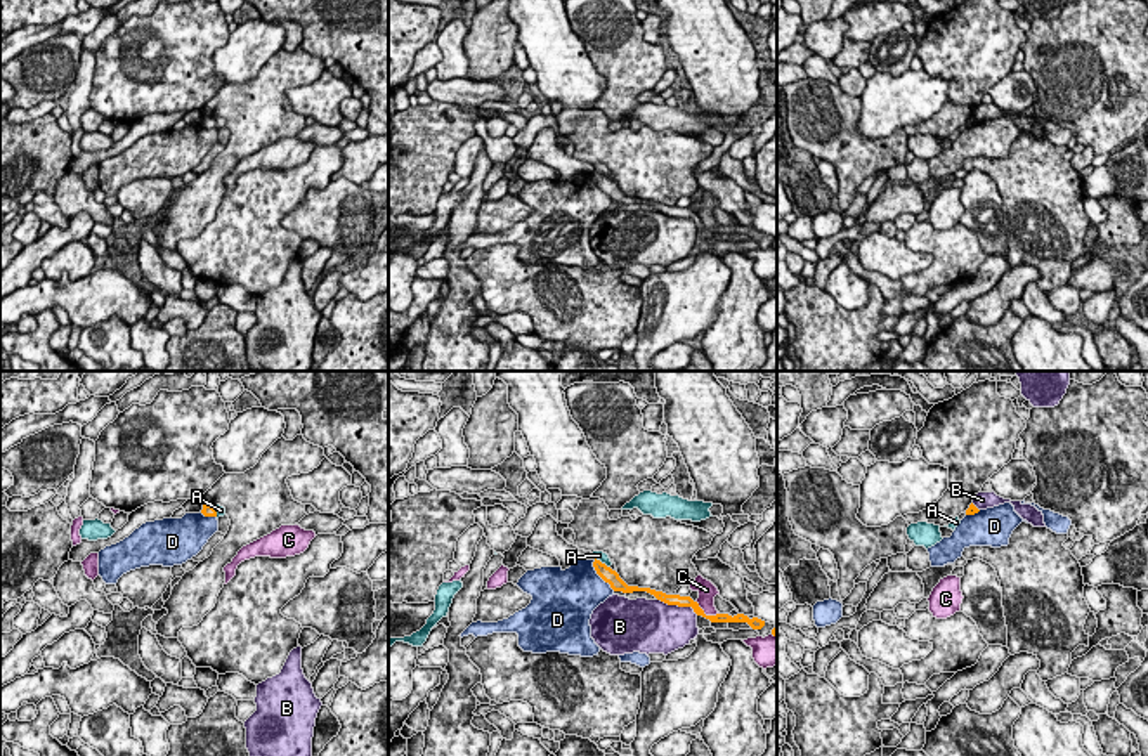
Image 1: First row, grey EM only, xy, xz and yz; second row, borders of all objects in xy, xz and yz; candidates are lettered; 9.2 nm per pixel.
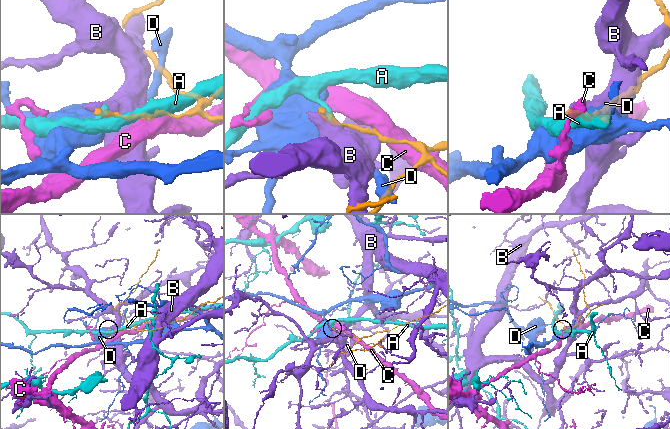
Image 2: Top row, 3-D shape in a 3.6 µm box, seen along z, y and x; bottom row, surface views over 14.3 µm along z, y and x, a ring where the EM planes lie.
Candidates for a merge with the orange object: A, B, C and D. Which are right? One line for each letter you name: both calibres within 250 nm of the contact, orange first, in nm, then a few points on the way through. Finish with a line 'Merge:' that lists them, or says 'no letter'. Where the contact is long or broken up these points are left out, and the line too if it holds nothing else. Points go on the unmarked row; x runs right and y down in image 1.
Merge: no letter

